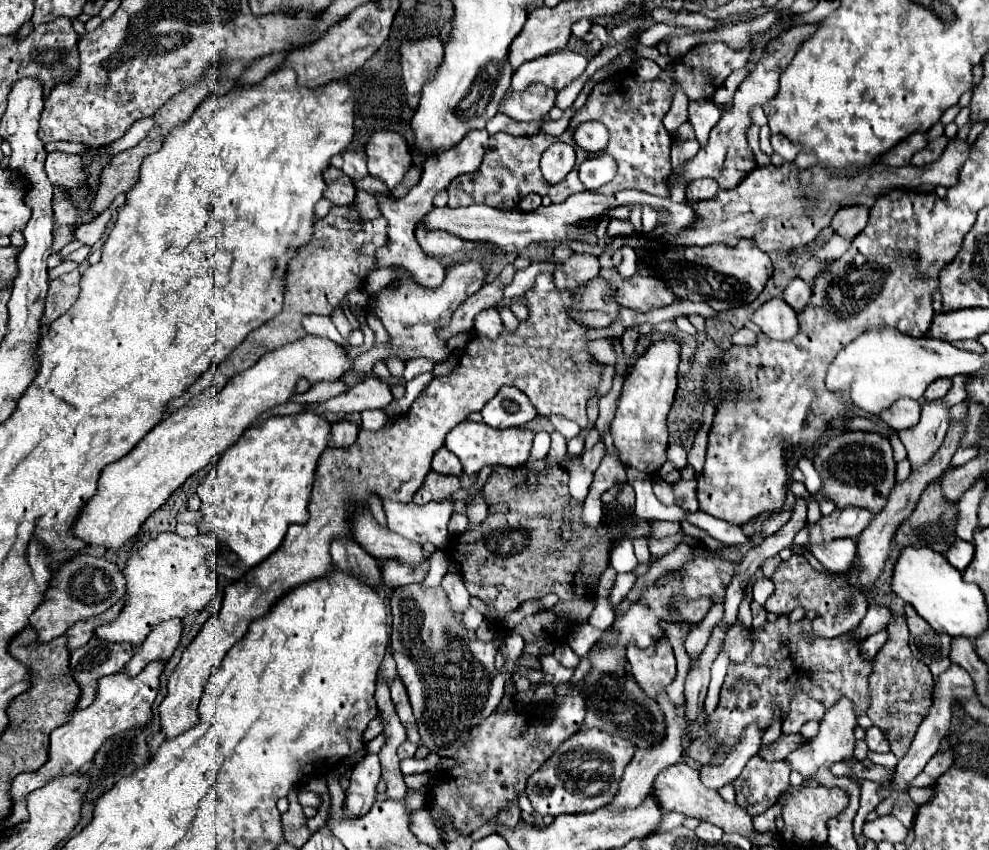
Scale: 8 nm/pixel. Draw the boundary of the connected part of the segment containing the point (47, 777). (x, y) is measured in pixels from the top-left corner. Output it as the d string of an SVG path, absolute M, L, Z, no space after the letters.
M157 660L157 662L151 662L135 678L129 678L125 672L117 672L113 676L105 676L99 680L99 694L97 694L95 702L89 708L77 710L67 724L63 724L51 732L49 760L39 770L35 770L31 774L17 774L13 778L13 784L11 784L13 806L9 818L3 824L3 830L28 819L27 796L33 790L43 788L55 776L69 776L73 772L79 772L85 764L89 764L95 758L95 752L101 748L101 744L107 738L111 738L123 730L129 730L129 728L145 726L151 720L151 716L153 716L151 706L159 694L159 676L161 676L163 668L165 668L165 662Z

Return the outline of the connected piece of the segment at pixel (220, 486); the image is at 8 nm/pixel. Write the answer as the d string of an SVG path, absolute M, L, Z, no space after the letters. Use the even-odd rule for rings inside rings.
M309 412L293 416L271 416L259 426L251 426L241 436L241 440L219 458L215 470L211 470L211 474L197 486L203 514L199 530L209 530L209 536L233 550L239 556L237 568L249 570L263 562L279 548L289 524L303 524L309 518L307 504L313 486L313 472L321 452L329 444L329 438L331 424L323 416Z

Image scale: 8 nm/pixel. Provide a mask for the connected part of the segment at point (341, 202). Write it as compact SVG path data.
M329 166L325 170L325 184L327 184L325 198L329 202L333 202L335 206L349 206L355 200L357 190L355 190L353 182L341 170Z

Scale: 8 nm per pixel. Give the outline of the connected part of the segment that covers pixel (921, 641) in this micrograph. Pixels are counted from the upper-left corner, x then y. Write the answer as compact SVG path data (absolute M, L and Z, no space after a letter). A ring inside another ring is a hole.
M905 604L905 618L909 628L909 648L921 662L929 666L931 662L949 656L951 638L947 634L935 632L909 604Z

